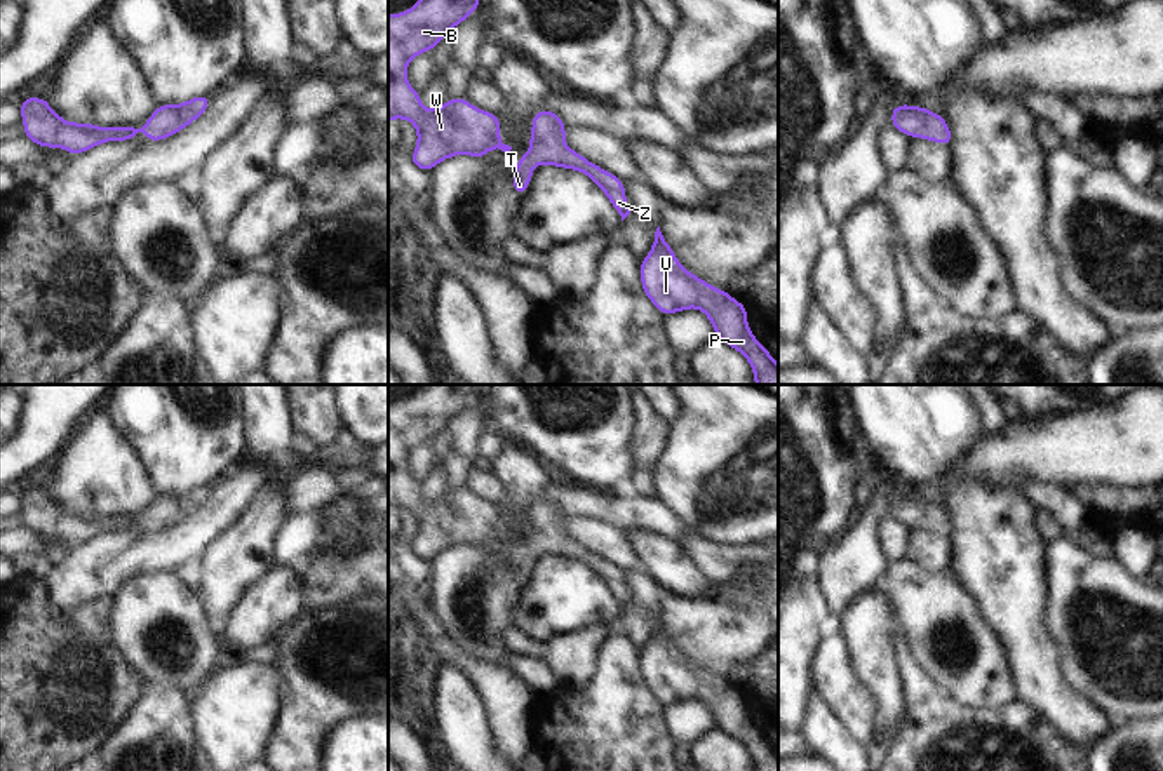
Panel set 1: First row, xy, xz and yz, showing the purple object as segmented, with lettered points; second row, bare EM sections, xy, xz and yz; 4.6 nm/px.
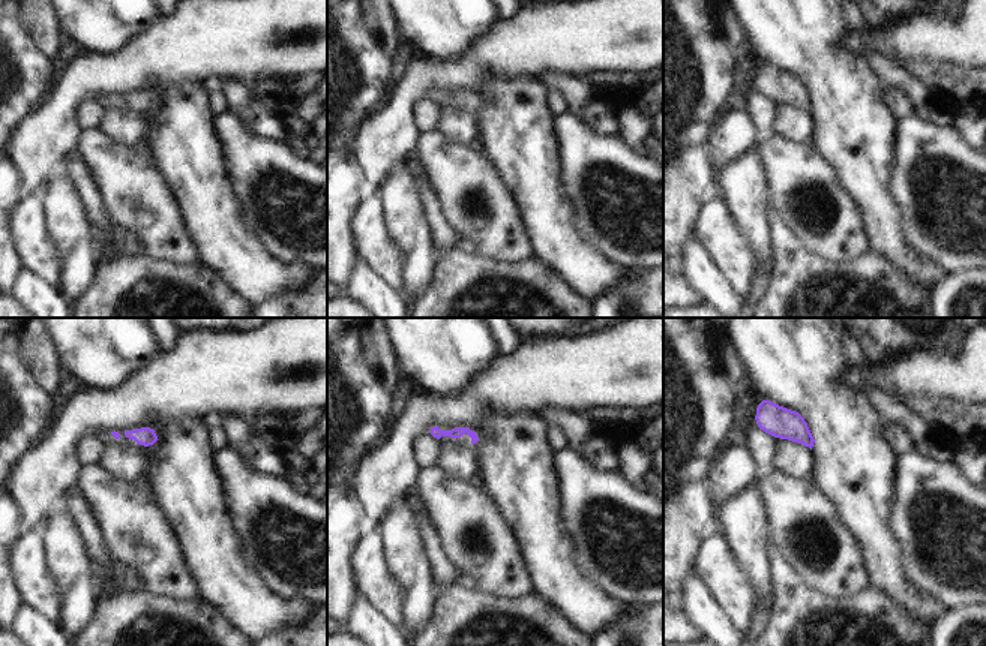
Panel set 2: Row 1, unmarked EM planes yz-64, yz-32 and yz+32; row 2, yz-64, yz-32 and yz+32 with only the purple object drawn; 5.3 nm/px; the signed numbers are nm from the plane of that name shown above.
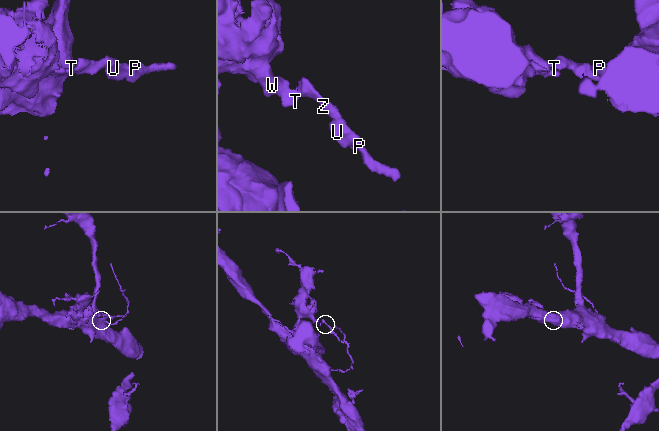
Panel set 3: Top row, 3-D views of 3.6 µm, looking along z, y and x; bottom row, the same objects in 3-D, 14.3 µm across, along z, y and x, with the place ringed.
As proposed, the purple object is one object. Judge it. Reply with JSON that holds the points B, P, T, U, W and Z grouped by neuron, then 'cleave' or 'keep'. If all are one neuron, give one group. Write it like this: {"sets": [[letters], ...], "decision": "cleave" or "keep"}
{"sets": [["B", "P", "T", "U", "W", "Z"]], "decision": "keep"}

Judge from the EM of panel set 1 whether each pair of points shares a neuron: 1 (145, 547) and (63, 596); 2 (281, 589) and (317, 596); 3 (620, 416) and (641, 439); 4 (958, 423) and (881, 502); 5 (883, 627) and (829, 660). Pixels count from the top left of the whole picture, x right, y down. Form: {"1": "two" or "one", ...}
{"1": "one", "2": "two", "3": "two", "4": "two", "5": "two"}

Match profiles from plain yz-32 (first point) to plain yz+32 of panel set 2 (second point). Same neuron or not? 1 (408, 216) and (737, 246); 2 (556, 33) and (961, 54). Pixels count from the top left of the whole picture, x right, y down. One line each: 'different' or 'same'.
1: different
2: same

